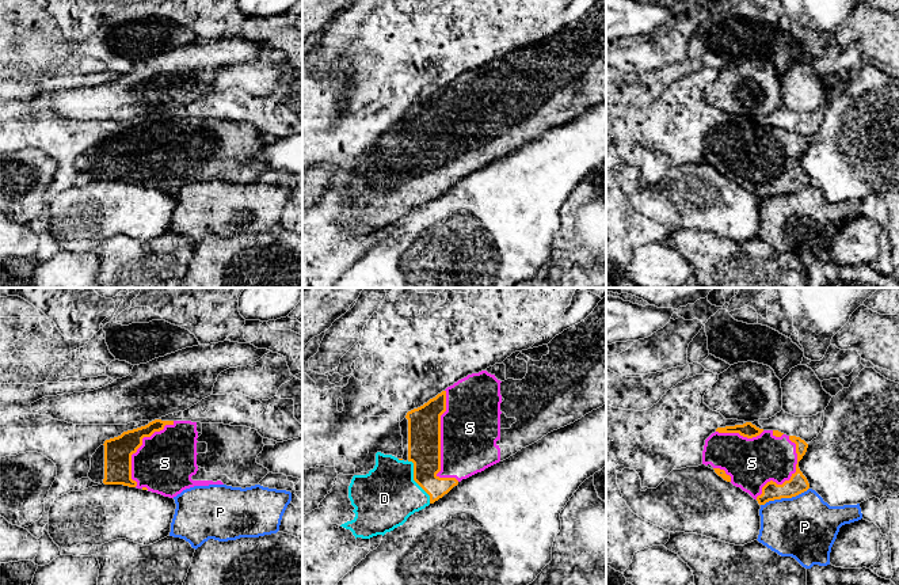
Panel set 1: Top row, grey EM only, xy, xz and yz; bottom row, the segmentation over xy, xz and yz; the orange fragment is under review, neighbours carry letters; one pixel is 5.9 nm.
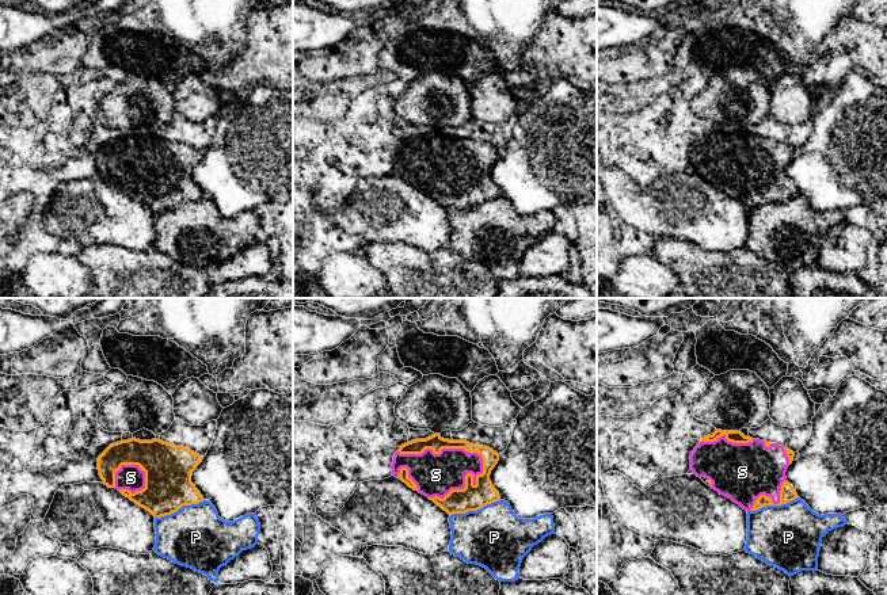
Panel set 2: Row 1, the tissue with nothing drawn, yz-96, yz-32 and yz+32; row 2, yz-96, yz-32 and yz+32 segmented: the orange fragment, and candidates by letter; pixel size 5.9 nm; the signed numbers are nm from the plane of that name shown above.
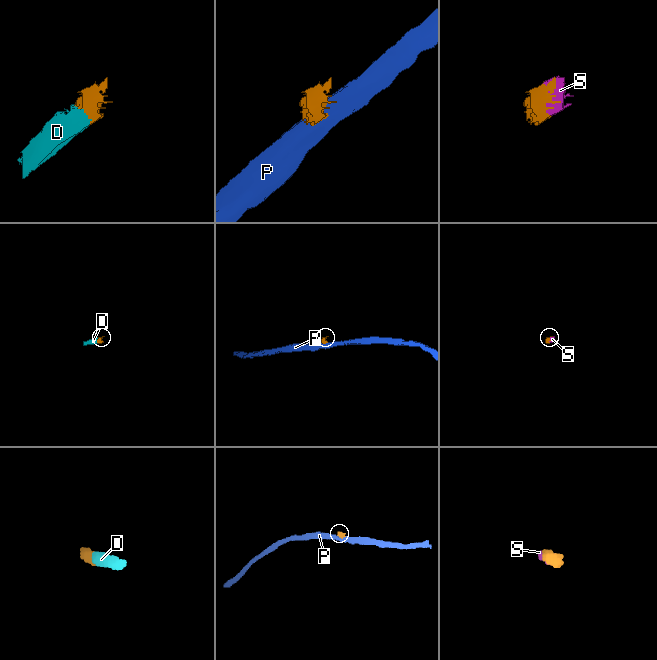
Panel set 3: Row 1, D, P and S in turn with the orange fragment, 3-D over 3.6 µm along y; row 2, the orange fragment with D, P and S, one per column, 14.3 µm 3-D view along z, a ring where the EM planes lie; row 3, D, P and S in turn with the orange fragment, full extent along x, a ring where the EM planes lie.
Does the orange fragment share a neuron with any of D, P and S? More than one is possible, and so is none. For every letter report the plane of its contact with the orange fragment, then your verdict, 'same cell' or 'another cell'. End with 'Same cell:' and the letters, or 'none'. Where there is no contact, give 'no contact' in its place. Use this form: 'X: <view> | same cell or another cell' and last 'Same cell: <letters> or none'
D: xz | same cell
P: yz | another cell
S: xz | same cell
Same cell: D, S

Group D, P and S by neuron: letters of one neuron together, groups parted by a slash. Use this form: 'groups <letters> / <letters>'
groups D S / P

